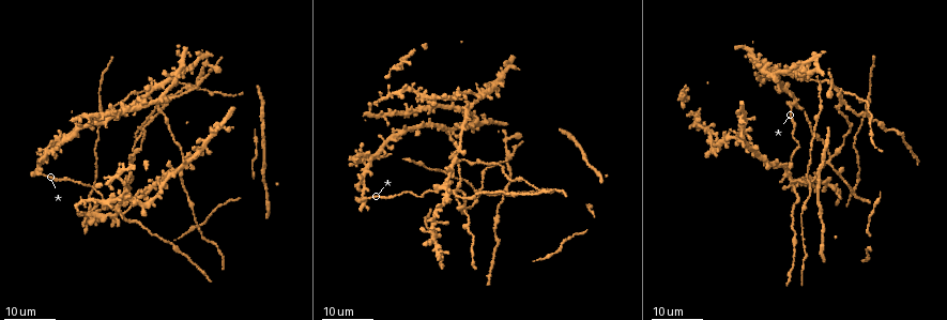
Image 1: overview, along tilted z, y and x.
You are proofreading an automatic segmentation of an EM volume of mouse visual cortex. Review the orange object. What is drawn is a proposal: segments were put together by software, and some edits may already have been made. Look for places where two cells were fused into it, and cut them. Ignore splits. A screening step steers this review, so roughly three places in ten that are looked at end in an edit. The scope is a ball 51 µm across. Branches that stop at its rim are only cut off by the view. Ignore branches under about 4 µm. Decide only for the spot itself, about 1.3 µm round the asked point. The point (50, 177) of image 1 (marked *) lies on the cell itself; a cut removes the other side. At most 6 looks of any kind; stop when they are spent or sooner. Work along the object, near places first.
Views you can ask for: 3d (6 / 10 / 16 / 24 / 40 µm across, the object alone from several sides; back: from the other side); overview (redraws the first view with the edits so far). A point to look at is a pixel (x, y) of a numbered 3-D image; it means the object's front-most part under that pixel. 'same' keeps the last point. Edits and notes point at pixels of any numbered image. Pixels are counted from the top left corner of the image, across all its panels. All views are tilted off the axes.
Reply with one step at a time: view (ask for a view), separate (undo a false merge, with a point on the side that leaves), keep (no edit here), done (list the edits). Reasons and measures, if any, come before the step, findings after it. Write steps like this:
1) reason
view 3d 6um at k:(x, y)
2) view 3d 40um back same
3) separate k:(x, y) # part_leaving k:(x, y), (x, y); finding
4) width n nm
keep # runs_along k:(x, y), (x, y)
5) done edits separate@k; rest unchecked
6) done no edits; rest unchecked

three arms meet
view 3d 24um at 1:(828, 163)

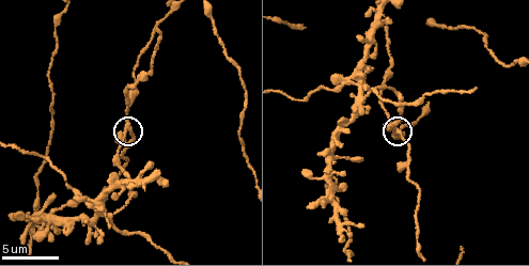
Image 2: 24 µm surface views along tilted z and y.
view 3d 6um at 2:(128, 127)

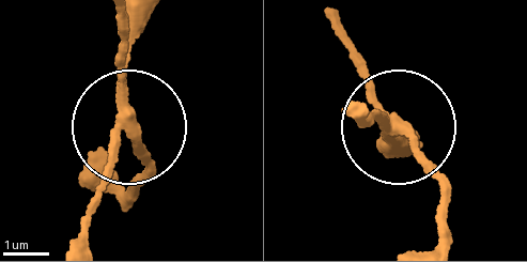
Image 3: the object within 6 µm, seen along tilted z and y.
side_arm 15 um; arms 3
separate 3:(143, 150) # two cells meet here

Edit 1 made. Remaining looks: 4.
view overview

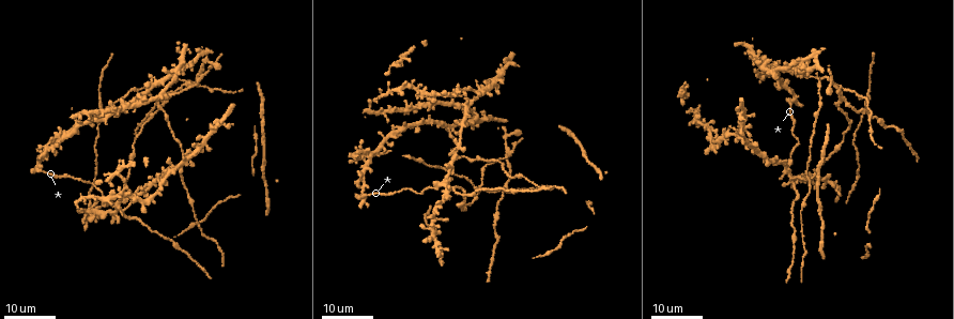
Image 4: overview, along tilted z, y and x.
three arms meet
view 3d 24um at 4:(181, 161)

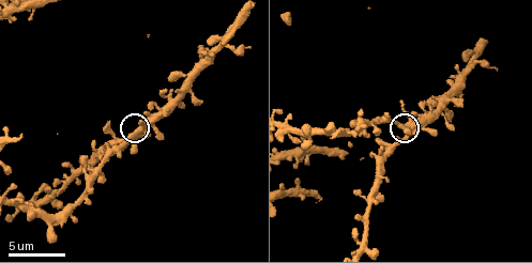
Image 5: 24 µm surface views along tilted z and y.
view 3d 6um at 5:(135, 131)

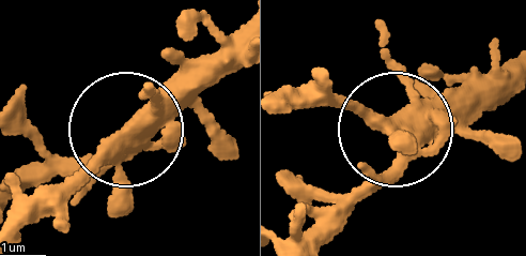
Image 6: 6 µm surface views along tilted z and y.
side_arm 21 um
keep # all the same cell

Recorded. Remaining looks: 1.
done edits separate@3; rest unchecked

